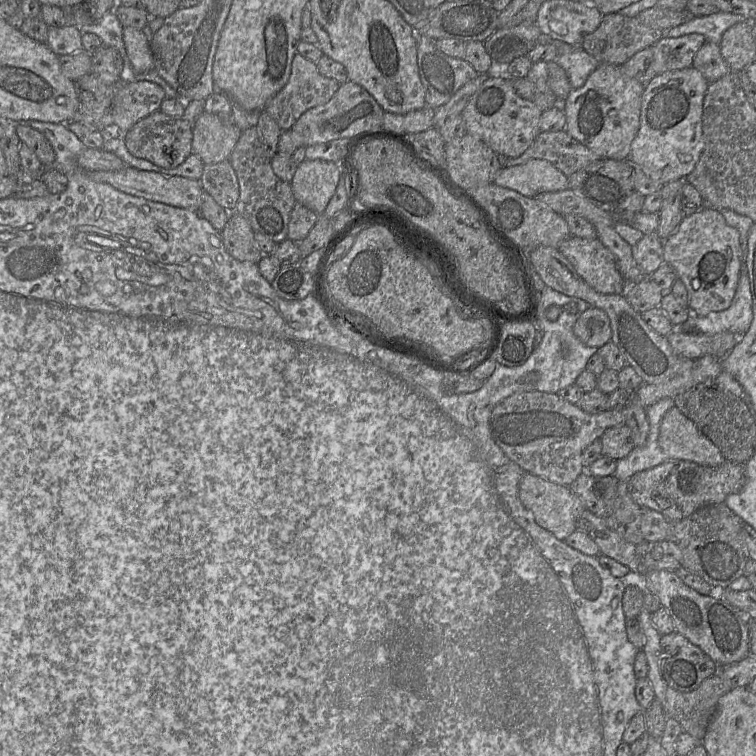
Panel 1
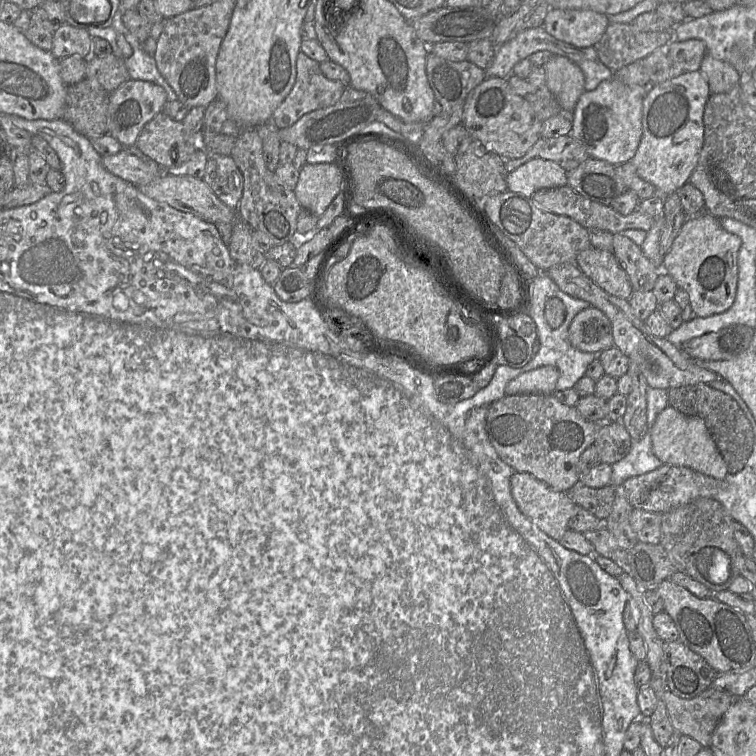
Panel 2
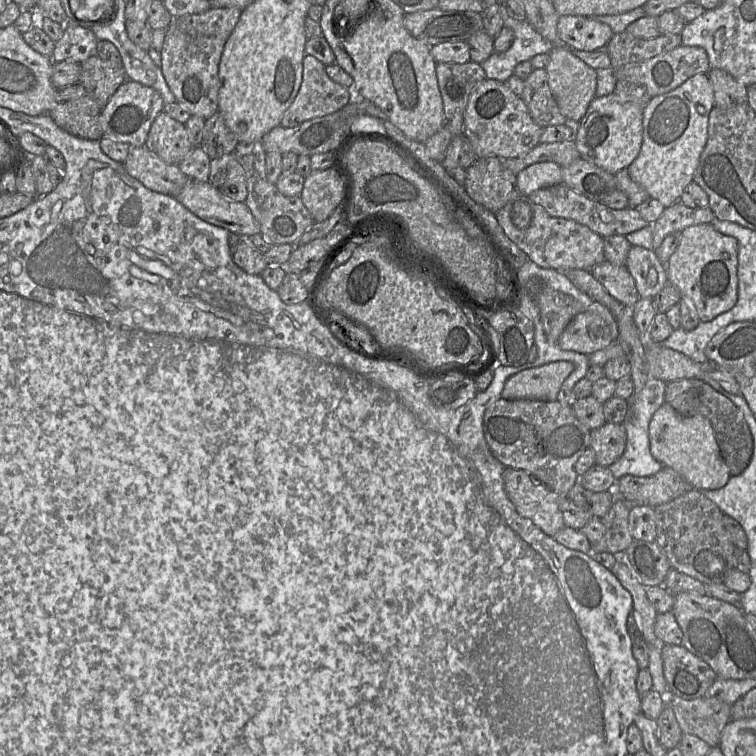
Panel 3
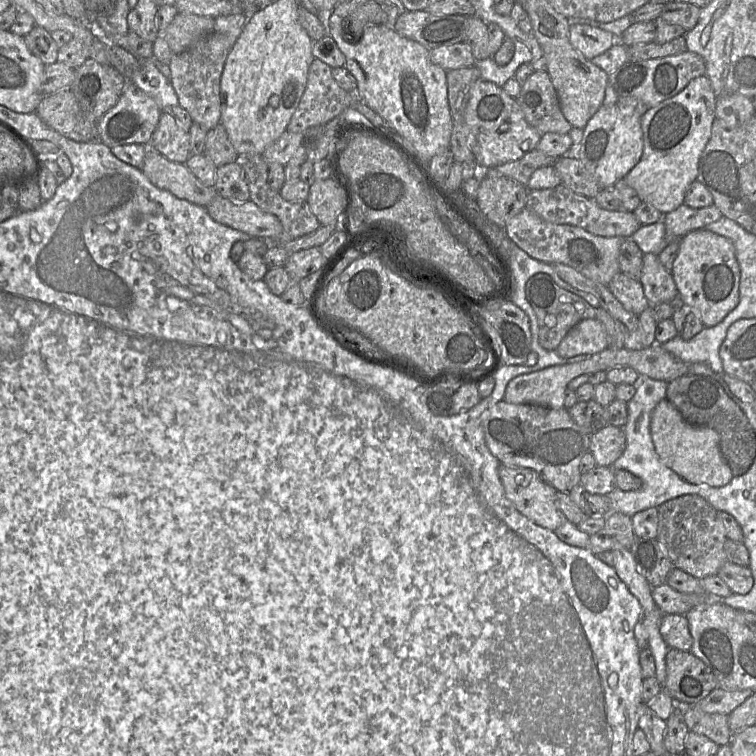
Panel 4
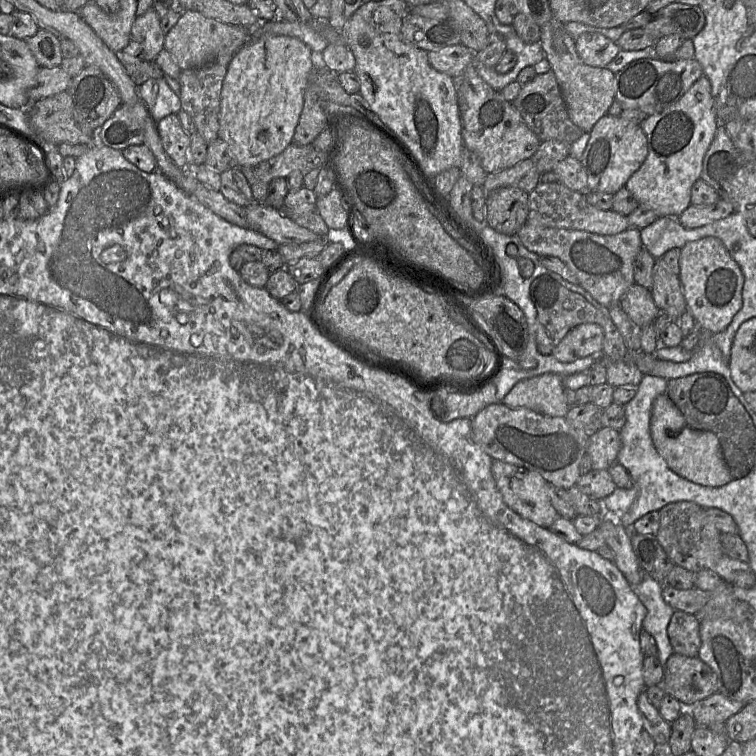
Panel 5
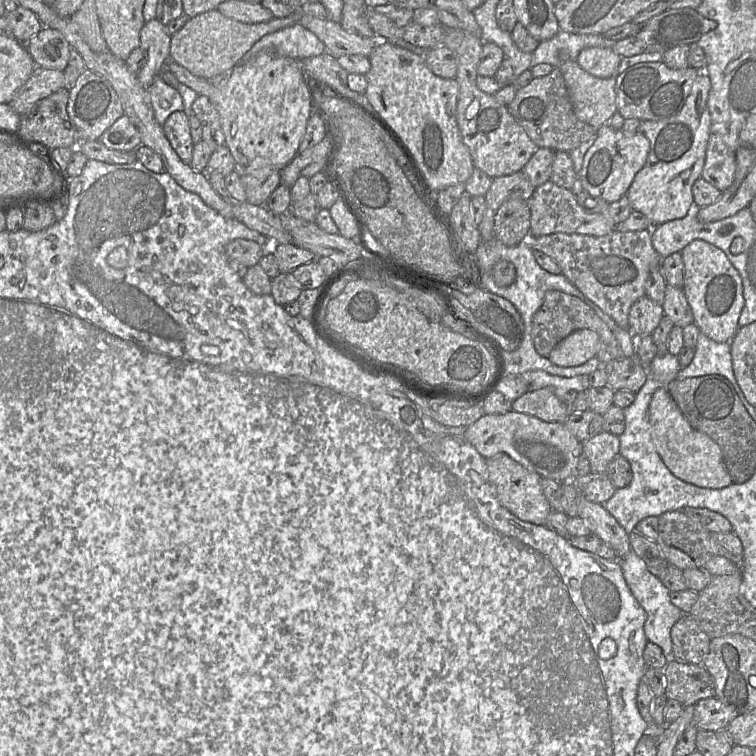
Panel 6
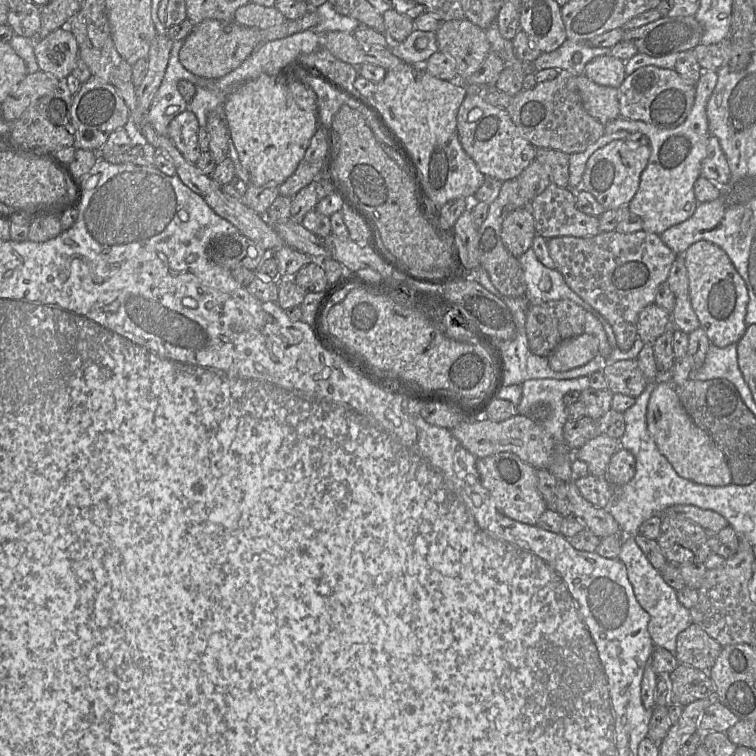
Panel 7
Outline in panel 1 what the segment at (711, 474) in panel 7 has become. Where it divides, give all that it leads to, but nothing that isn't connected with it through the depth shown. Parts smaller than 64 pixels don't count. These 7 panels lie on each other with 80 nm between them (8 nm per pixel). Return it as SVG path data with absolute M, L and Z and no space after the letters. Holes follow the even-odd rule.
M675 406L661 420L658 444L668 460L686 460L709 467L726 462L714 443Z

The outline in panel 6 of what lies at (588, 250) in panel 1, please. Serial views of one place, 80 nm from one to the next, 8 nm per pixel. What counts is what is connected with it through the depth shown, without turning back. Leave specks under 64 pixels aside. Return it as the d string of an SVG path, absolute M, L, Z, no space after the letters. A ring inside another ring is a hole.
M645 295L636 300L630 308L629 330L635 336L651 335L663 316L662 305L655 303Z

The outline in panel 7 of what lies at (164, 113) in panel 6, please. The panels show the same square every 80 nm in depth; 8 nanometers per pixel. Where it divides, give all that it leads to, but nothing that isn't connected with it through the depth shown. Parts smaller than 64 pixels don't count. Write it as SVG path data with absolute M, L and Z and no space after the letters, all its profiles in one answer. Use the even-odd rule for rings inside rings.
M184 40L173 42L164 77L147 113L147 121L161 135L168 135L170 121L179 113L187 110L187 103L177 89L180 80L187 80L195 86L216 81L216 79L196 76L184 68L179 60L183 42Z

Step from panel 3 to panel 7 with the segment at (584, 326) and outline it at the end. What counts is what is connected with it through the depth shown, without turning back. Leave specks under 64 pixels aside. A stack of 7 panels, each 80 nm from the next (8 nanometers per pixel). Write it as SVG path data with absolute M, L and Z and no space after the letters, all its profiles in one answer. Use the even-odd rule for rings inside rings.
M582 334L562 341L547 357L550 368L565 372L586 365L599 353L598 340Z

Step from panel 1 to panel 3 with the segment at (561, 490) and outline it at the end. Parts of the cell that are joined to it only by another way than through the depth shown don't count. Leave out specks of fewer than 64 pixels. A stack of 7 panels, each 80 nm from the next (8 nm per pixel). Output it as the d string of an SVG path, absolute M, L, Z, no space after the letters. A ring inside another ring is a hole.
M506 468L503 480L509 500L522 517L530 519L539 529L551 537L554 537L565 526L560 510L561 496L524 470Z

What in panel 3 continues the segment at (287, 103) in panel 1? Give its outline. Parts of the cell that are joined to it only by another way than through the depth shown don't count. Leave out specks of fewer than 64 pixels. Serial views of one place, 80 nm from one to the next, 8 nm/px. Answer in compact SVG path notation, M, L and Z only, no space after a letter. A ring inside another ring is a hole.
M306 54L303 58L302 82L297 96L283 114L280 126L294 128L313 118L332 114L346 106L354 98L351 88L346 88L327 75L325 65L315 57Z

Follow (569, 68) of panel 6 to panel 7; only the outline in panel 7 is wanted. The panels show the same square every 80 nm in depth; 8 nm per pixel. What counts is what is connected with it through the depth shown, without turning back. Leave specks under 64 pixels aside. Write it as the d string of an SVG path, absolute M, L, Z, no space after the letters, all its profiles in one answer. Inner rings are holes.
M585 74L576 76L576 84L589 115L604 125L620 116L618 88L598 85Z

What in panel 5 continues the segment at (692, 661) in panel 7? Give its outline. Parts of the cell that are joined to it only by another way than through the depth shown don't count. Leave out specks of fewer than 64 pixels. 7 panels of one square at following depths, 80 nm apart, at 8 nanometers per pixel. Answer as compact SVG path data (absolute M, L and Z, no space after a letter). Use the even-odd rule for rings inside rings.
M674 611L667 627L667 634L674 653L697 657L701 646L700 622L695 615Z

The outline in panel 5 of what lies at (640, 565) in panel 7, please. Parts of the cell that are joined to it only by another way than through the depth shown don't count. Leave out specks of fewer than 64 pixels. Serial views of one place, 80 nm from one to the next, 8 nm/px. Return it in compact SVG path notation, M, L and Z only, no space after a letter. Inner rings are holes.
M643 574L641 582L632 587L646 608L646 615L642 623L643 630L654 638L658 651L657 658L664 666L674 653L668 638L667 627L675 610L663 599L663 583Z

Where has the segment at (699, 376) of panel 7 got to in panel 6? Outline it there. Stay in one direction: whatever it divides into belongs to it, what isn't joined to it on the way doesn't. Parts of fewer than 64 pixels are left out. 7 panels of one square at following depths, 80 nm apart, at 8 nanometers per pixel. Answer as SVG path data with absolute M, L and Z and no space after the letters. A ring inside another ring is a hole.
M700 332L691 363L679 370L676 379L685 379L708 374L724 376L732 384L740 400L744 400L739 388L732 383L735 375L732 367L731 344L719 343Z

